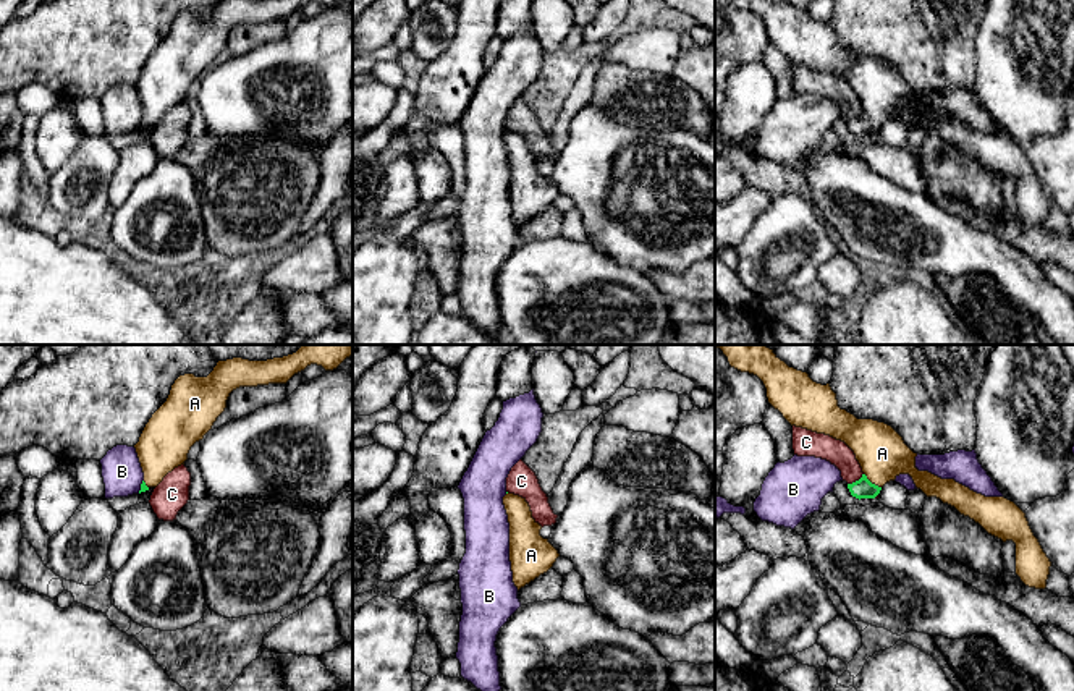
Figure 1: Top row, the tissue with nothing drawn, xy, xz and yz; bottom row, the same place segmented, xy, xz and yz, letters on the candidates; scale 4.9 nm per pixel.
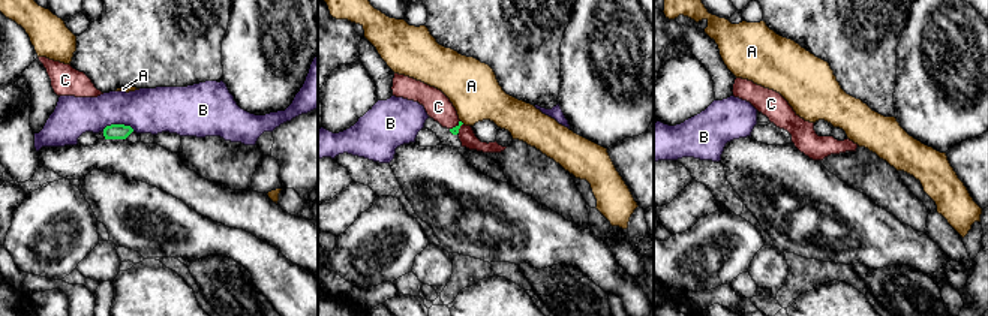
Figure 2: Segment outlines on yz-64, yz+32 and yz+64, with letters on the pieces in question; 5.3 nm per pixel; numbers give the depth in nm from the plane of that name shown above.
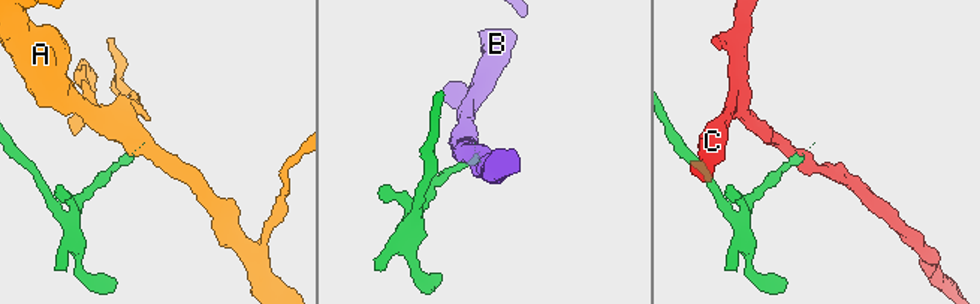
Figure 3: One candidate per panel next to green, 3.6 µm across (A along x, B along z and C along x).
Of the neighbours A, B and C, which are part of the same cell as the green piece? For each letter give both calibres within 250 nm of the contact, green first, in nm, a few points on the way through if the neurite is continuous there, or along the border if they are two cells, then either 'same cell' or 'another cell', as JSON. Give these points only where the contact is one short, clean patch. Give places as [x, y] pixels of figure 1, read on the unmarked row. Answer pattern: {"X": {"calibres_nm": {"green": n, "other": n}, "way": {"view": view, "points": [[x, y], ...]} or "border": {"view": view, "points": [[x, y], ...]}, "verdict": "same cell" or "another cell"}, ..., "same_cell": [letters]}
{"A": {"calibres_nm": {"green": 100, "other": 260}, "way": {"view": "yz", "points": [[861, 127], [871, 120], [880, 102], [882, 91]]}, "verdict": "same cell"}, "B": {"calibres_nm": {"green": 40, "other": 200}, "border": {"view": "xy", "points": [[143, 117], [138, 130]]}, "verdict": "another cell"}, "C": {"calibres_nm": {"green": 100, "other": 120}, "border": {"view": "yz", "points": [[862, 110], [848, 122]]}, "verdict": "another cell"}, "same_cell": ["A"]}

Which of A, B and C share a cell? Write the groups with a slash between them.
A / B / C

